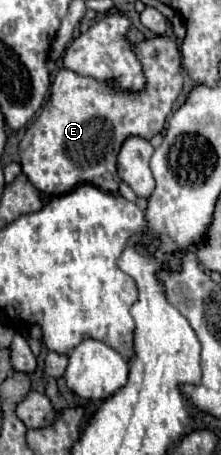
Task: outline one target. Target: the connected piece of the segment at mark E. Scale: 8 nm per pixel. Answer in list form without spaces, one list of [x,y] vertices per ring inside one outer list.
[[[155,36],[135,44],[135,54],[147,78],[141,92],[117,90],[111,82],[79,76],[65,68],[57,72],[43,112],[19,142],[23,174],[29,176],[39,192],[63,196],[85,182],[105,192],[117,192],[121,182],[117,176],[117,154],[123,142],[129,136],[151,140],[163,132],[165,120],[183,88],[179,48],[171,38]]]

